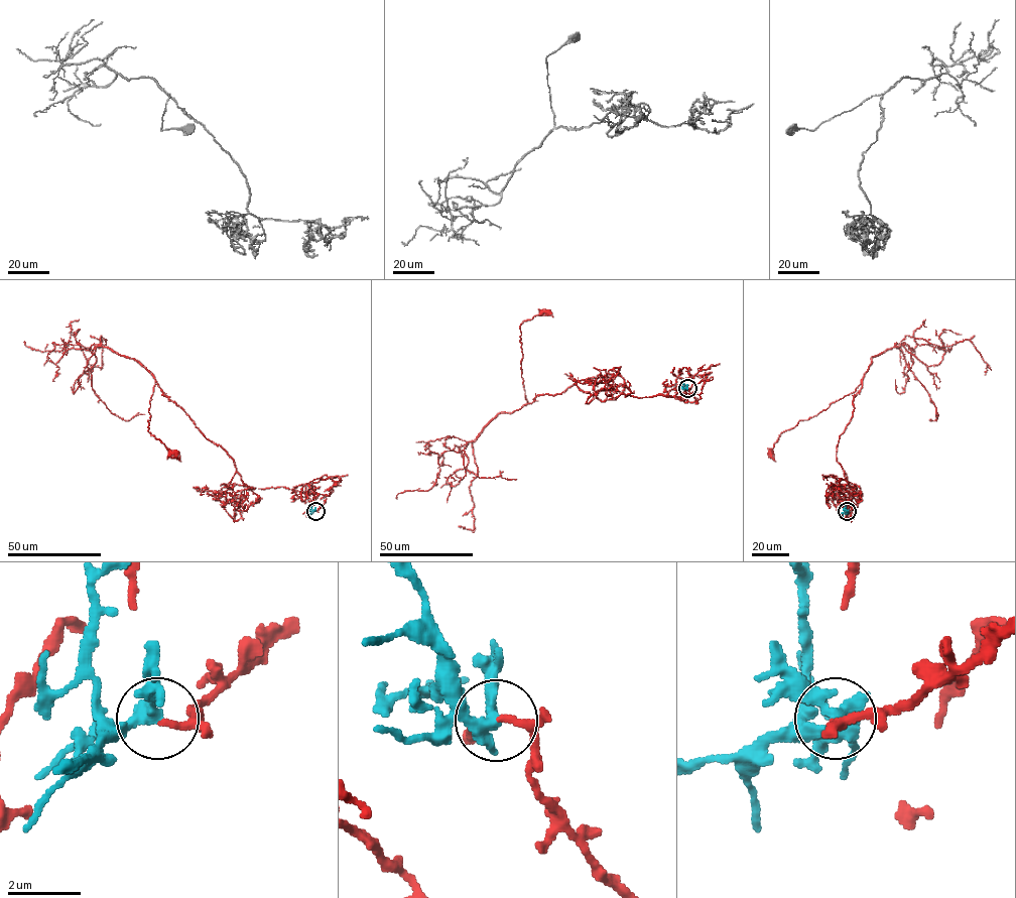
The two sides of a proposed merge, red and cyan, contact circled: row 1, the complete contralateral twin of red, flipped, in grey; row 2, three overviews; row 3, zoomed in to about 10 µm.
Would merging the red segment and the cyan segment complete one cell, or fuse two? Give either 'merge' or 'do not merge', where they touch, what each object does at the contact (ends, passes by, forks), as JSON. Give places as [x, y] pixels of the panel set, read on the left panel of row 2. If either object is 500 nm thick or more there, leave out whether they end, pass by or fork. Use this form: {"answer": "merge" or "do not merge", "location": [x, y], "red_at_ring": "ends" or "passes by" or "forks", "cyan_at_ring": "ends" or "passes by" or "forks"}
{"answer": "merge", "location": [315, 511], "red_at_ring": "passes by", "cyan_at_ring": "passes by"}

